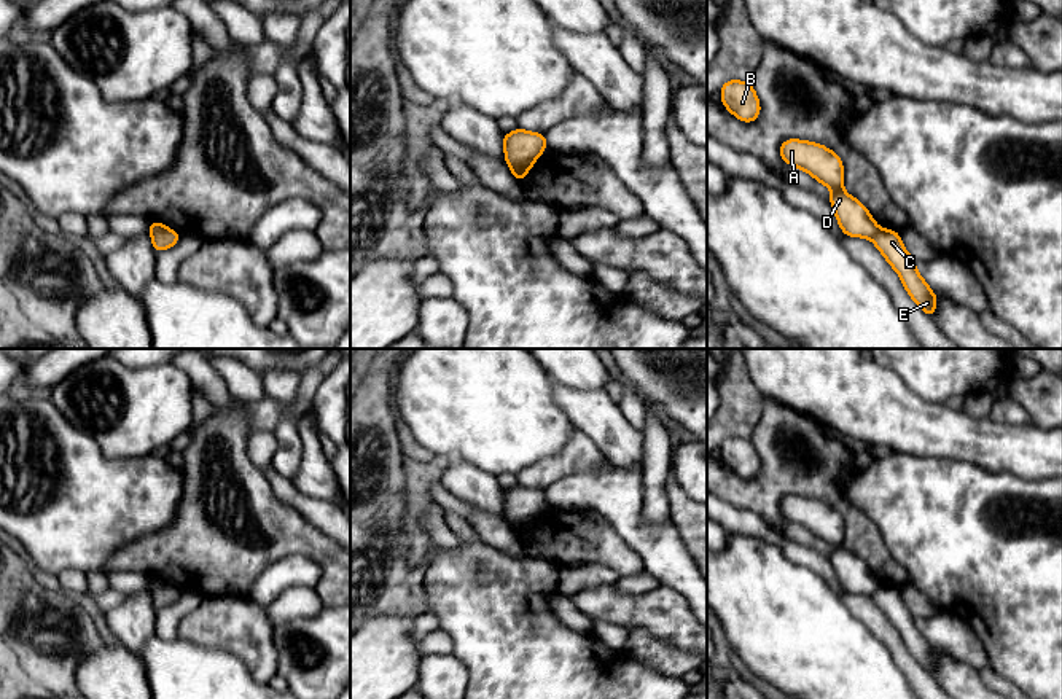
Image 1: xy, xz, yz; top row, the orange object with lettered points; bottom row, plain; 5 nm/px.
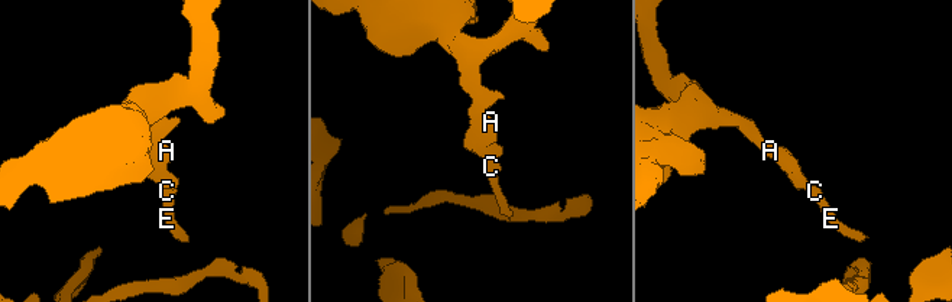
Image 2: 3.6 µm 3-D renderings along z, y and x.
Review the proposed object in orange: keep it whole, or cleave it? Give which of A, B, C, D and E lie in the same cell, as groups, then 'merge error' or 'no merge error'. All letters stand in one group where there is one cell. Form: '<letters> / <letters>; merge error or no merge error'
A B D / C E; merge error

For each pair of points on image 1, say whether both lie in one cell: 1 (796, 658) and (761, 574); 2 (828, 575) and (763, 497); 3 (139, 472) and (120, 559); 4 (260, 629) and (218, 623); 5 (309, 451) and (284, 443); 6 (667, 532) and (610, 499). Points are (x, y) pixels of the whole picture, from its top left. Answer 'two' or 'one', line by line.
1: one
2: two
3: two
4: one
5: two
6: one

